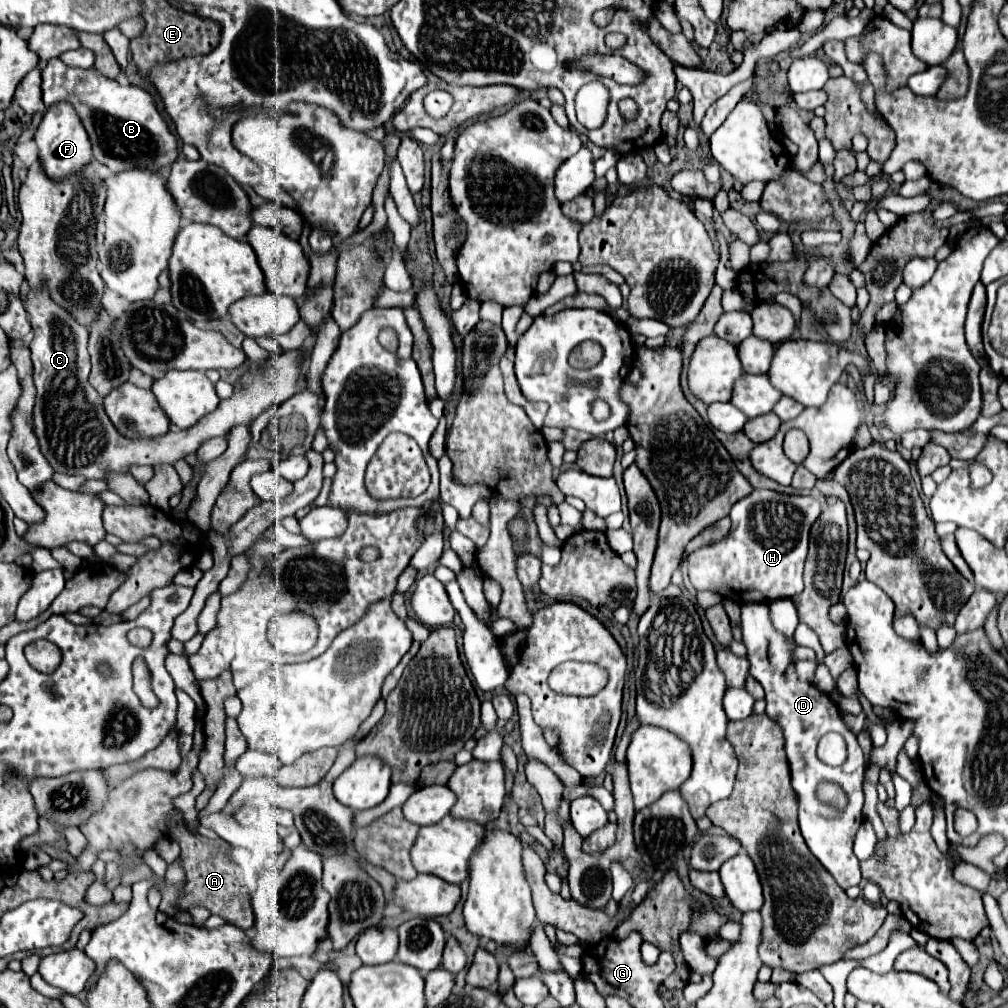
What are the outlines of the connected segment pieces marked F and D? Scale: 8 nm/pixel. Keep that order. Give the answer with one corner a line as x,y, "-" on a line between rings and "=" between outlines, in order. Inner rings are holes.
59,102
47,108
47,114
43,116
33,140
39,148
39,162
51,180
57,180
57,182
67,180
71,174
83,170
93,162
93,150
85,134
85,128
79,122
79,116
75,114
75,110
67,106
67,102
=
747,602
741,604
741,630
743,630
743,644
747,646
747,660
751,662
751,676
761,682
765,688
765,702
767,714
775,718
785,734
785,752
791,768
791,786
799,800
799,826
801,834
813,852
813,856
823,864
823,868
835,878
835,882
847,890
861,882
859,860
853,854
853,838
863,824
863,774
865,774
865,756
855,738
855,734
847,728
841,710
837,704
821,692
811,682
801,682
795,672
795,656
793,650
797,648
793,638
787,638
783,632
775,630
769,614
769,606
761,602
-
827,732
839,732
845,742
849,756
843,766
827,766
819,762
815,756
817,742
-
821,782
835,782
847,794
845,810
837,810
831,804
825,804
817,796
817,786

